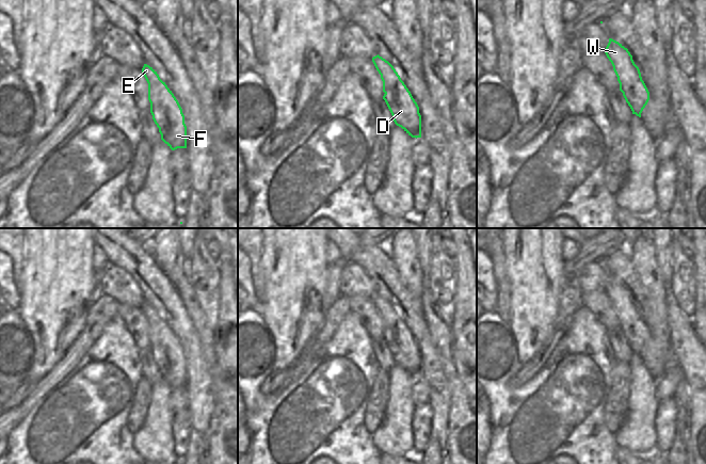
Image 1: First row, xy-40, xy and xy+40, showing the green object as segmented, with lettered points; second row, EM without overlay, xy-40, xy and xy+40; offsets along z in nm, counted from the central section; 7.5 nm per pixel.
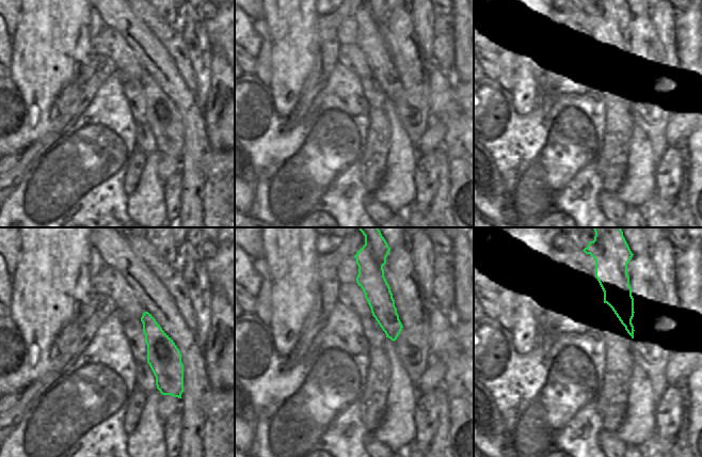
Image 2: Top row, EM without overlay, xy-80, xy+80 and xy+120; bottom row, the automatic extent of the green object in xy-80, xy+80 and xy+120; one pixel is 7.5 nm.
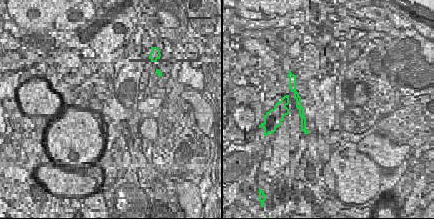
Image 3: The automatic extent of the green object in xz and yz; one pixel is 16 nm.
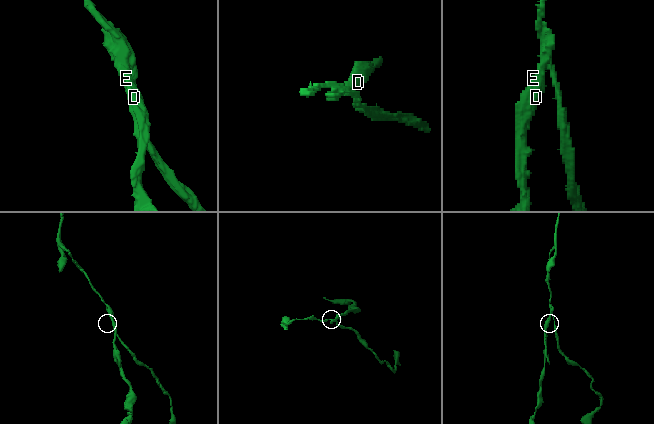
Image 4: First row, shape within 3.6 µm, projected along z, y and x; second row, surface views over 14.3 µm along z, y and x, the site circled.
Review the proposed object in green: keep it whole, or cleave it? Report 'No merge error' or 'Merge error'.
Merge error.

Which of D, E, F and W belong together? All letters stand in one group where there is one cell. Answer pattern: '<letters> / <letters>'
D F / E W

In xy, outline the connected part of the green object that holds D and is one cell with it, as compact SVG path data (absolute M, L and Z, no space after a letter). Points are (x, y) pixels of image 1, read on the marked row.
M397 80L383 96L397 126L412 138L421 138L419 107L402 80Z

